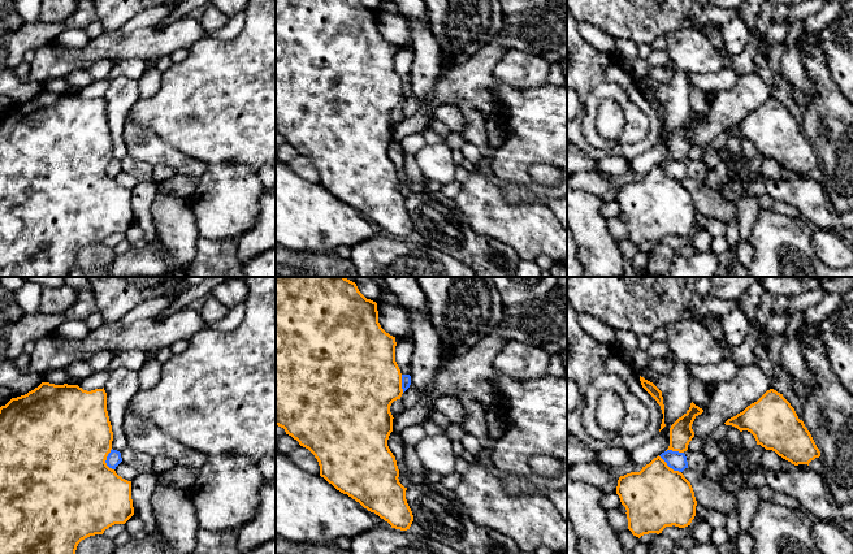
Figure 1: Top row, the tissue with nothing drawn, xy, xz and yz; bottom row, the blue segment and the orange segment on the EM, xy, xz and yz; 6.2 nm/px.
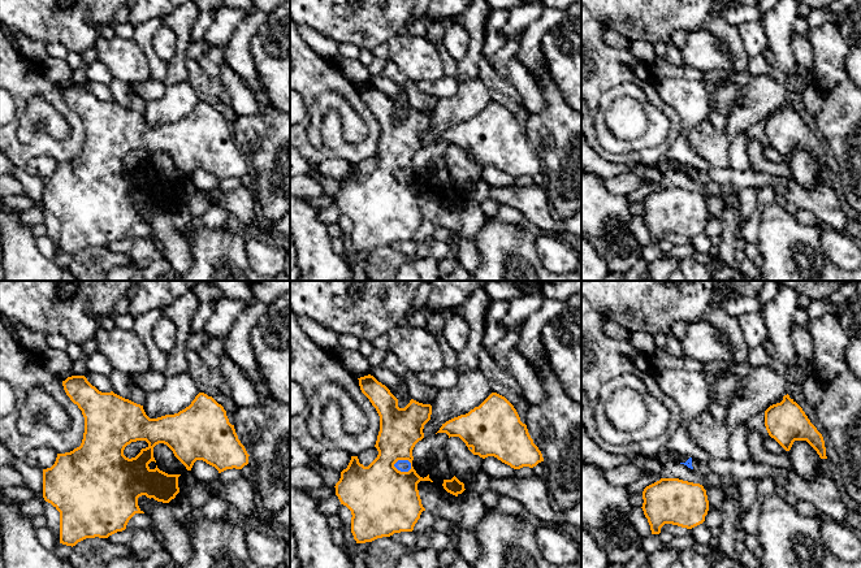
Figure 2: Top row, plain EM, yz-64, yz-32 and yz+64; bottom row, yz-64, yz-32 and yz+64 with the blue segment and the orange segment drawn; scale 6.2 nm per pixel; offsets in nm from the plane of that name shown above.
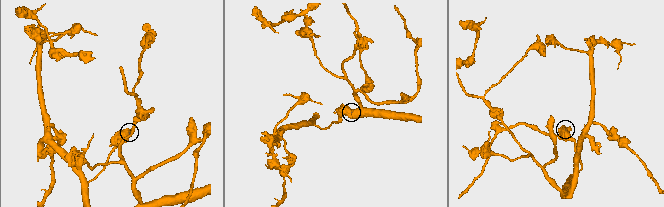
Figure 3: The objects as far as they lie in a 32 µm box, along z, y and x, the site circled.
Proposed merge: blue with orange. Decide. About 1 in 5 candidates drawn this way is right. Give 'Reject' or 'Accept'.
Reject

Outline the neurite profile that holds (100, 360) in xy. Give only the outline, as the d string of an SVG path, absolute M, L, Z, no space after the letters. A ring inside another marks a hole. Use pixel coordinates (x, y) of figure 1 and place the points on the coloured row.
M100 351L92 355L86 363L95 371L105 371L109 368L113 355L107 351Z

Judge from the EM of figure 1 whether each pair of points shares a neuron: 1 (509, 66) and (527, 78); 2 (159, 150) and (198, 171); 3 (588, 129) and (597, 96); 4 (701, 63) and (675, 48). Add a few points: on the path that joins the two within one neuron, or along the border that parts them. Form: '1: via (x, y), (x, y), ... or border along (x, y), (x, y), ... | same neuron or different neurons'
1: via (512, 69), (518, 69), (523, 74) | same neuron
2: via (168, 155), (189, 165) | same neuron
3: via (588, 121), (590, 104) | same neuron
4: via (695, 56), (687, 48), (682, 48) | same neuron

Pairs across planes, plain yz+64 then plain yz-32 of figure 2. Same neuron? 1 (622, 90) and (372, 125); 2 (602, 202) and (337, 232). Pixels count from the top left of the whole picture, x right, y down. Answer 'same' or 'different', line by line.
1: different
2: different

